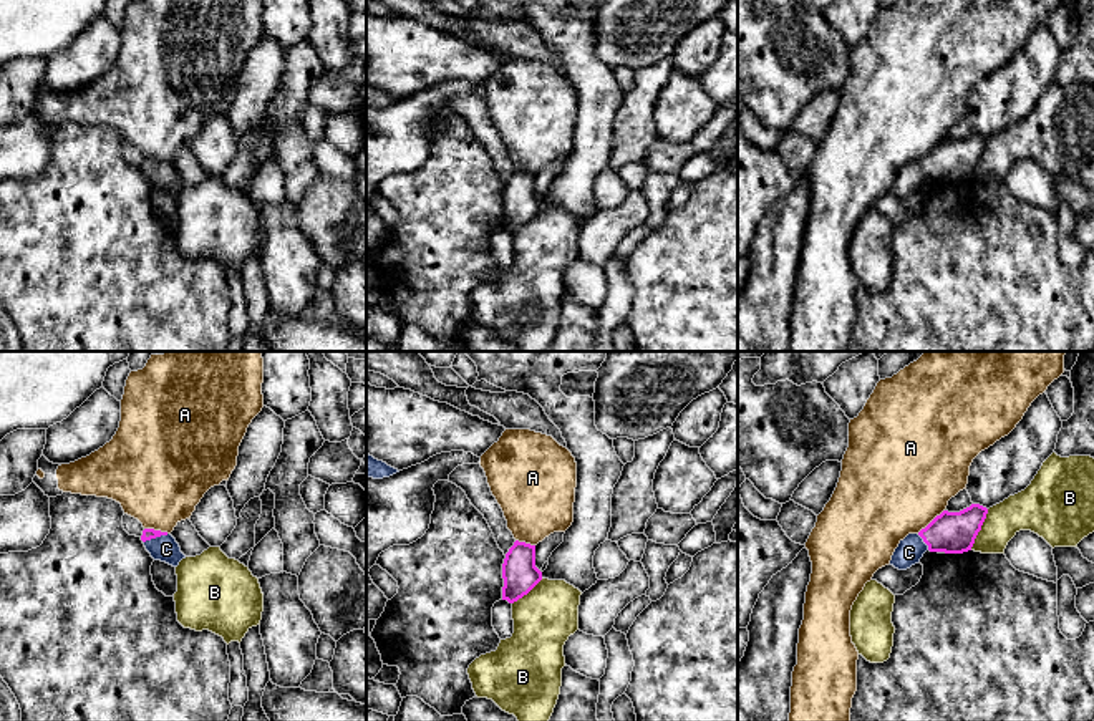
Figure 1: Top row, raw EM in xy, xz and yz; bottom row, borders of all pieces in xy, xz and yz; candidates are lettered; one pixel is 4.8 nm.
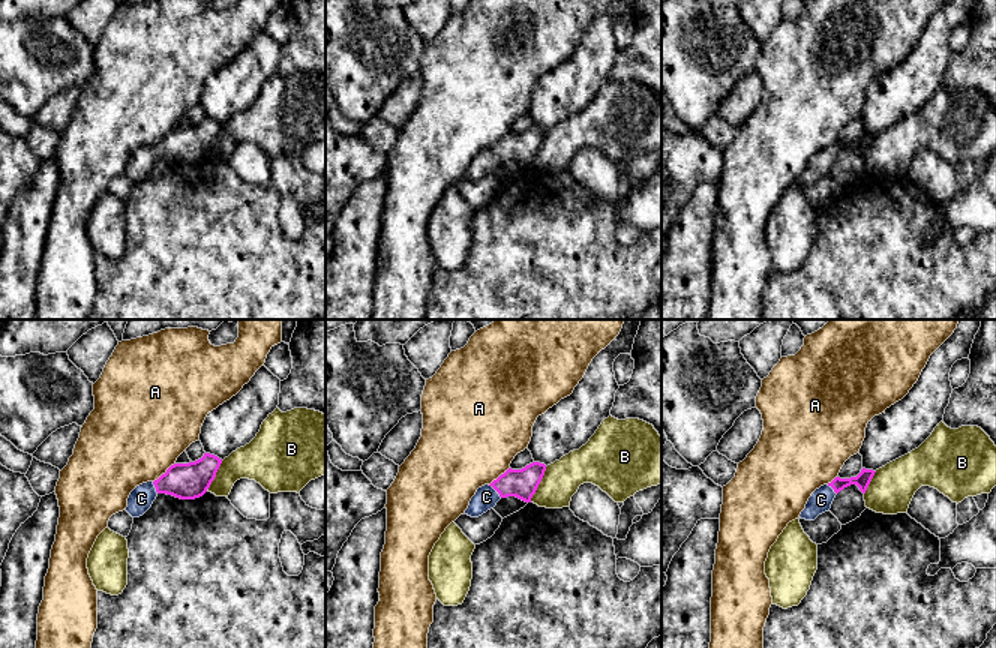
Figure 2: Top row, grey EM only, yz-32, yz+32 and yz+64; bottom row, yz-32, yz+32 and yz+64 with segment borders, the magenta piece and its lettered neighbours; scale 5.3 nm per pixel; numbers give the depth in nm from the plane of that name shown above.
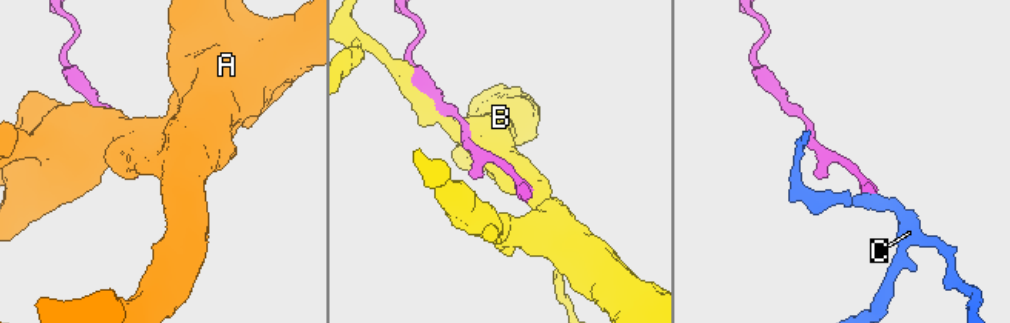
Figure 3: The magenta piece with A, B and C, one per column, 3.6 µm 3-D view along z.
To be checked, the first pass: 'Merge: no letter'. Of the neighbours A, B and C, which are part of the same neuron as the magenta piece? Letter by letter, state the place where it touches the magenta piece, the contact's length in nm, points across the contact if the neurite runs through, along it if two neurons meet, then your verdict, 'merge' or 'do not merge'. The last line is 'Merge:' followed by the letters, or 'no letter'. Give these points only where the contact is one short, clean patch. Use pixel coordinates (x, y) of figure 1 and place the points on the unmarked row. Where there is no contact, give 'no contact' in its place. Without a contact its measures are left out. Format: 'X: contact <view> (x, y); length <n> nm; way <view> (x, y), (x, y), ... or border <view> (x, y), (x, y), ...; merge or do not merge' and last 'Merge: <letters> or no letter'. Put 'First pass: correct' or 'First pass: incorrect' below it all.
A: contact yz (932, 150); length 180 nm; do not merge
B: contact yz (980, 158); length 220 nm; do not merge
C: contact xy (154, 166); length 130 nm; way xy (148, 163), (154, 166), (166, 178); merge
Merge: C
First pass: incorrect

